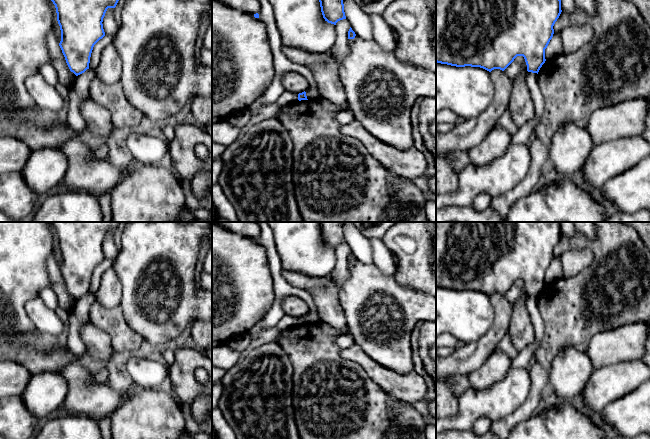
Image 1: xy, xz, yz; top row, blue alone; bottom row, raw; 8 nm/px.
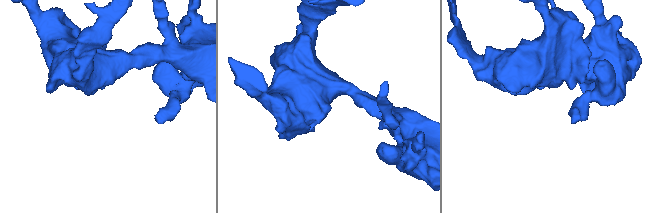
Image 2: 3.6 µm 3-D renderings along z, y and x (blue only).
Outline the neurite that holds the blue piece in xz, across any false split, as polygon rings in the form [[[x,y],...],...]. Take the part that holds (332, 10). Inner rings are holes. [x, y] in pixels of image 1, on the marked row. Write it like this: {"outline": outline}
{"outline": [[[319,0],[323,18],[328,23],[336,25],[346,19],[343,0]]]}

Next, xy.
{"outline": [[[51,0],[56,8],[61,30],[59,46],[71,72],[76,76],[89,69],[94,45],[105,36],[103,18],[108,8],[115,8],[119,0]]]}

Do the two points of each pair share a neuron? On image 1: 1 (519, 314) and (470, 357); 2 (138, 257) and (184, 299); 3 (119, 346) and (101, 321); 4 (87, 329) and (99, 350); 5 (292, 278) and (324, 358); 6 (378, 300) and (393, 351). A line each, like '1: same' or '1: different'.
1: different
2: same
3: same
4: same
5: different
6: same

